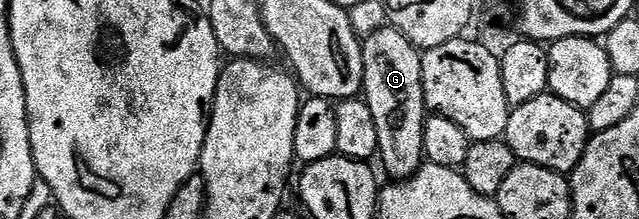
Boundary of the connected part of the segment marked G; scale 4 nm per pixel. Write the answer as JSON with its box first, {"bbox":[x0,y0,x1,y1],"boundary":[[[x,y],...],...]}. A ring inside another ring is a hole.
{"bbox":[362,25,425,181],"boundary":[[[385,25],[374,33],[363,36],[364,90],[362,98],[370,105],[374,125],[378,125],[378,163],[384,166],[389,180],[403,181],[416,174],[425,162],[424,157],[424,86],[422,85],[422,55],[397,27]]]}

